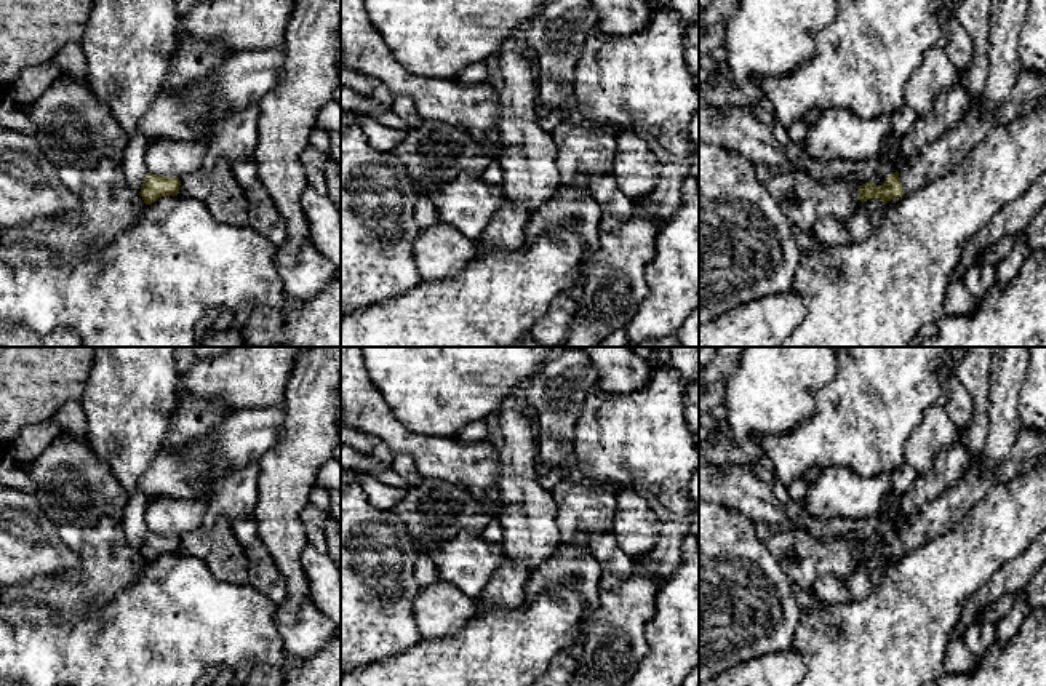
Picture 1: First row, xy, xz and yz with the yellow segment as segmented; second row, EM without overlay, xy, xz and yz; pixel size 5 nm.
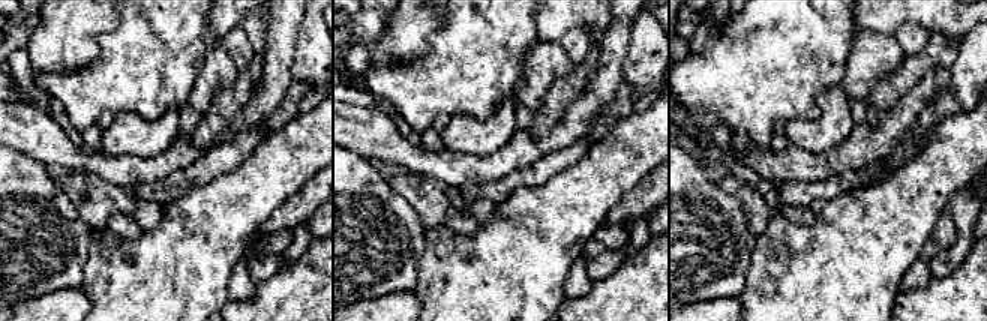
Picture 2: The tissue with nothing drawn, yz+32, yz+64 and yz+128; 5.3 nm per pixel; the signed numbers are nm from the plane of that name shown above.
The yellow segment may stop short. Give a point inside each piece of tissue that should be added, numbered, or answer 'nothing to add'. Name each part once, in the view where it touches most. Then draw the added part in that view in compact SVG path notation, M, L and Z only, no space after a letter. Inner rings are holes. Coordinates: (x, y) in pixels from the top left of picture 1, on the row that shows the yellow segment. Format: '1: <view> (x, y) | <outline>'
1: yz (941, 157) | M996 110L966 115L950 133L900 168L897 173L904 192L916 192L958 166L998 125Z

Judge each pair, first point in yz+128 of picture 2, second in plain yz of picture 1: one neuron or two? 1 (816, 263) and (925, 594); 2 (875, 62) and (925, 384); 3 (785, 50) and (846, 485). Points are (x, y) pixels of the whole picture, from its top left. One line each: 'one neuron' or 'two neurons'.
1: one neuron
2: two neurons
3: two neurons

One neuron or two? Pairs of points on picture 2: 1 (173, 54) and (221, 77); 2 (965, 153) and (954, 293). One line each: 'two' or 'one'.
1: two
2: two

